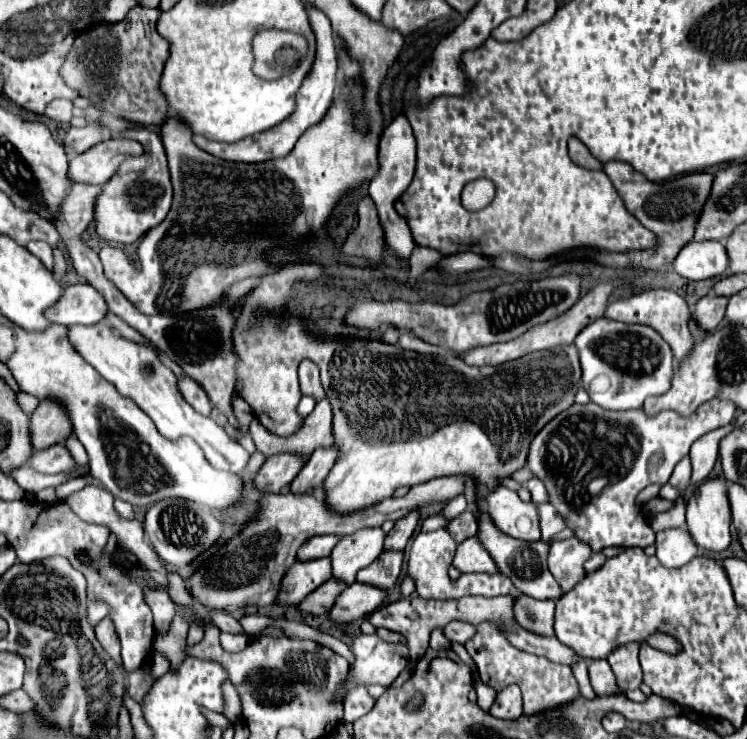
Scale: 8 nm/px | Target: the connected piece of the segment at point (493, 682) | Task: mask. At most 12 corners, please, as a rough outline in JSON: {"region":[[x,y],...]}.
{"region":[[502,623],[466,643],[482,683],[518,683],[524,713],[580,695],[570,667],[512,647]]}

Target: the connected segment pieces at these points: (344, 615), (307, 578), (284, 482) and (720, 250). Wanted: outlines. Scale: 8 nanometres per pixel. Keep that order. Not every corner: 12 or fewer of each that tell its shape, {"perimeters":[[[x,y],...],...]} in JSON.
{"perimeters":[[[356,581],[336,597],[330,621],[352,623],[382,605],[386,591]],[[330,559],[296,561],[278,605],[298,605],[330,579]],[[278,453],[264,461],[254,485],[280,493],[306,459]],[[722,241],[688,243],[672,269],[702,281],[728,269]]]}

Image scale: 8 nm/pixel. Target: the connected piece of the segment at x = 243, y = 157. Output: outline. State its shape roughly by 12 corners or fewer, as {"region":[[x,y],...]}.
{"region":[[312,3],[312,71],[296,111],[236,143],[194,143],[224,161],[264,163],[292,151],[328,111],[338,85],[338,51],[330,19]]}

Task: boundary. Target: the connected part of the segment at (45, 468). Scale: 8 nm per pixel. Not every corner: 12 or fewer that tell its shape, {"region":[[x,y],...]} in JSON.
{"region":[[62,443],[34,453],[30,465],[40,473],[70,473],[76,461]]}

